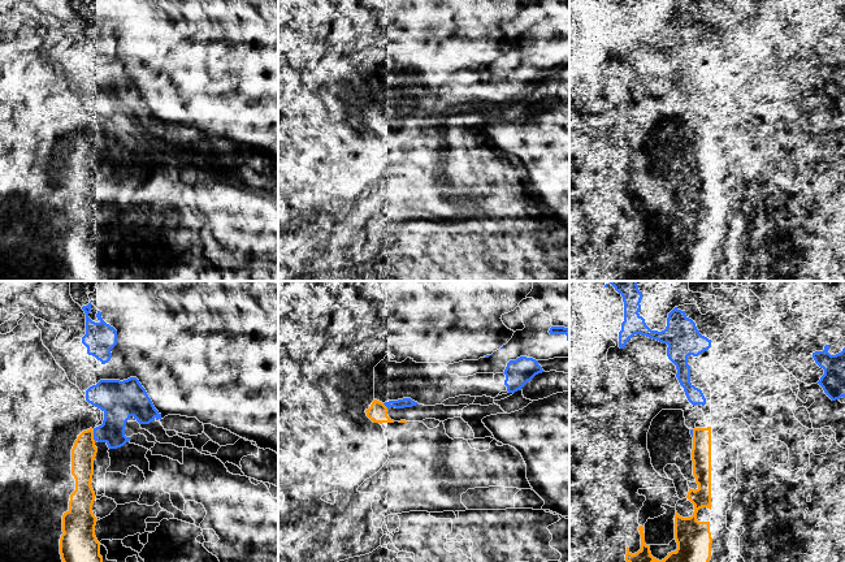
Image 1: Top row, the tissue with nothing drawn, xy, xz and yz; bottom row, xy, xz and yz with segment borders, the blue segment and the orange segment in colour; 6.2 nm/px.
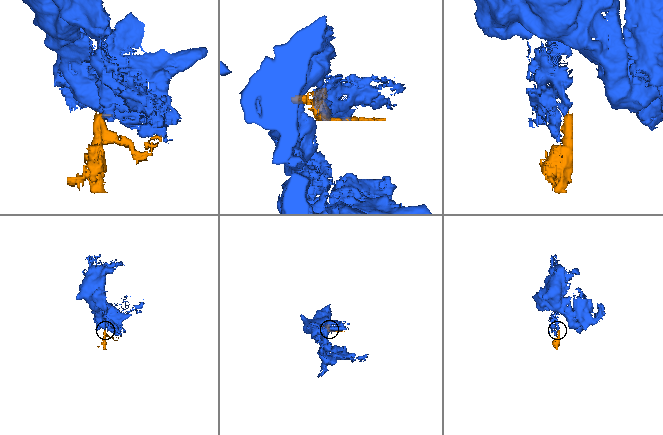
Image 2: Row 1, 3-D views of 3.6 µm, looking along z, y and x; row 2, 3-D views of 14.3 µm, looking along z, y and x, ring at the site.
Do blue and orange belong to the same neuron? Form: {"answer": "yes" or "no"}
{"answer": "no"}

